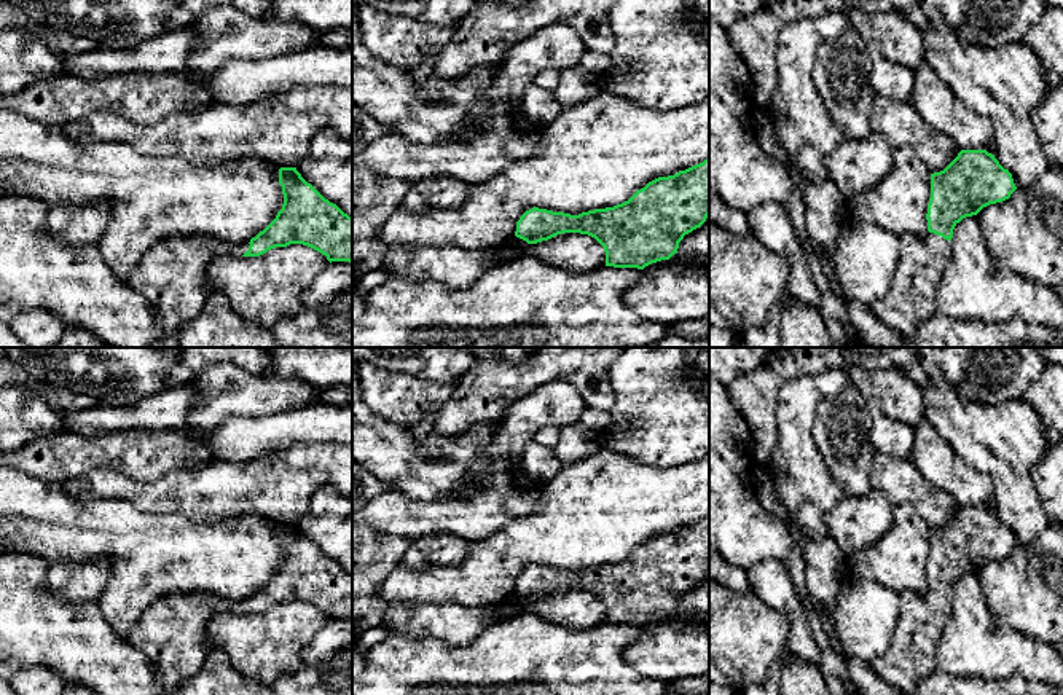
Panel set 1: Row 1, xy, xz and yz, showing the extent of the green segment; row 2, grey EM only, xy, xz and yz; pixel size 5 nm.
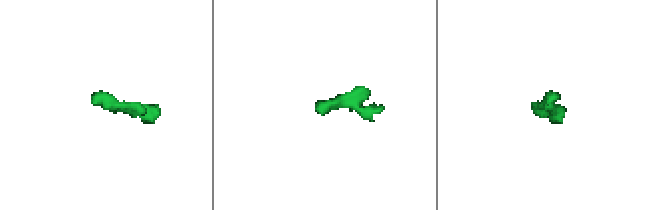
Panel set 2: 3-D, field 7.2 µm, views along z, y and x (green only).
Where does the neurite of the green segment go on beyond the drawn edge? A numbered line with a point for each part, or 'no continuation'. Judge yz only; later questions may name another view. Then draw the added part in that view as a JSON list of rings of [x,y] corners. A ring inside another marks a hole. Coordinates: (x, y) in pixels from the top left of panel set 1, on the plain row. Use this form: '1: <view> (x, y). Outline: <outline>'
1: yz (910, 657). Outline: [[[928,590],[924,596],[915,591],[899,593],[899,612],[900,620],[888,650],[869,665],[888,685],[908,695],[923,677],[937,668],[936,646],[953,609],[950,598]]]

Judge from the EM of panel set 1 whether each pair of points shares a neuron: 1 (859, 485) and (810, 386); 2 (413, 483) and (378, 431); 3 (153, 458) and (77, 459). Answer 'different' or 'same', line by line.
1: different
2: same
3: same

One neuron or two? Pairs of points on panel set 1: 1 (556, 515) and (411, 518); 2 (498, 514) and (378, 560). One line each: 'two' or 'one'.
1: two
2: two

